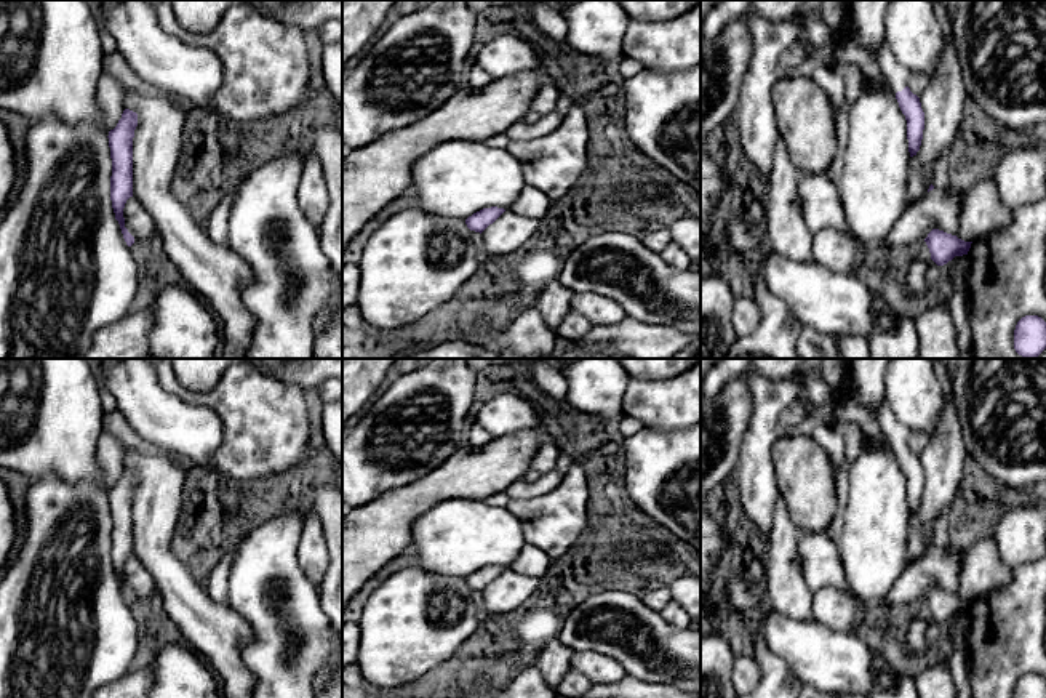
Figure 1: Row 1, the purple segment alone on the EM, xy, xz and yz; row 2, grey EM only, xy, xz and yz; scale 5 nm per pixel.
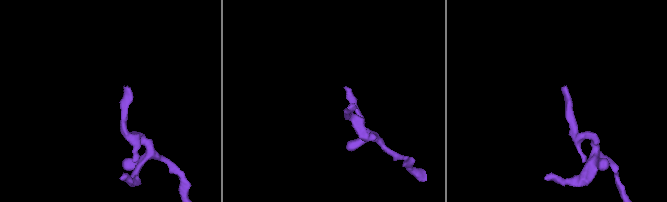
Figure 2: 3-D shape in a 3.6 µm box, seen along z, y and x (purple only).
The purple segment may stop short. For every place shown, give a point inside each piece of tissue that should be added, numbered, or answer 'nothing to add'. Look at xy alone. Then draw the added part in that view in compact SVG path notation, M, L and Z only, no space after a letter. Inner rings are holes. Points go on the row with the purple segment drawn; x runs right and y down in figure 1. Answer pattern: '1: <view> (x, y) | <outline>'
nothing to add

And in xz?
nothing to add

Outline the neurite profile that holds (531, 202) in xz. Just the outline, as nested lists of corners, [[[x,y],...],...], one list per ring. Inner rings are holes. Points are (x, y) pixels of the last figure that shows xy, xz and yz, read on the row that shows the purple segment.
[[[526,184],[510,210],[525,218],[534,218],[541,221],[550,210],[552,202],[553,200],[547,194]]]

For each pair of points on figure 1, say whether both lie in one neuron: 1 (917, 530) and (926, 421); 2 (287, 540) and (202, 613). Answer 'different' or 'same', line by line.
1: different
2: different

